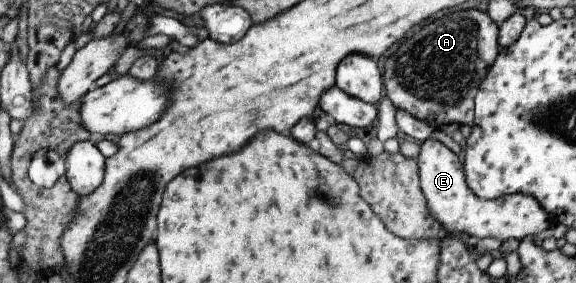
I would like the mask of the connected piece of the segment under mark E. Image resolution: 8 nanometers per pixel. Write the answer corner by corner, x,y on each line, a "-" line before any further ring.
429,137
420,145
418,155
420,187
427,199
428,209
443,228
443,234
464,232
477,238
508,238
521,240
526,236
543,235
550,228
550,214
531,195
515,193
498,199
483,200
467,186
464,164
445,144

